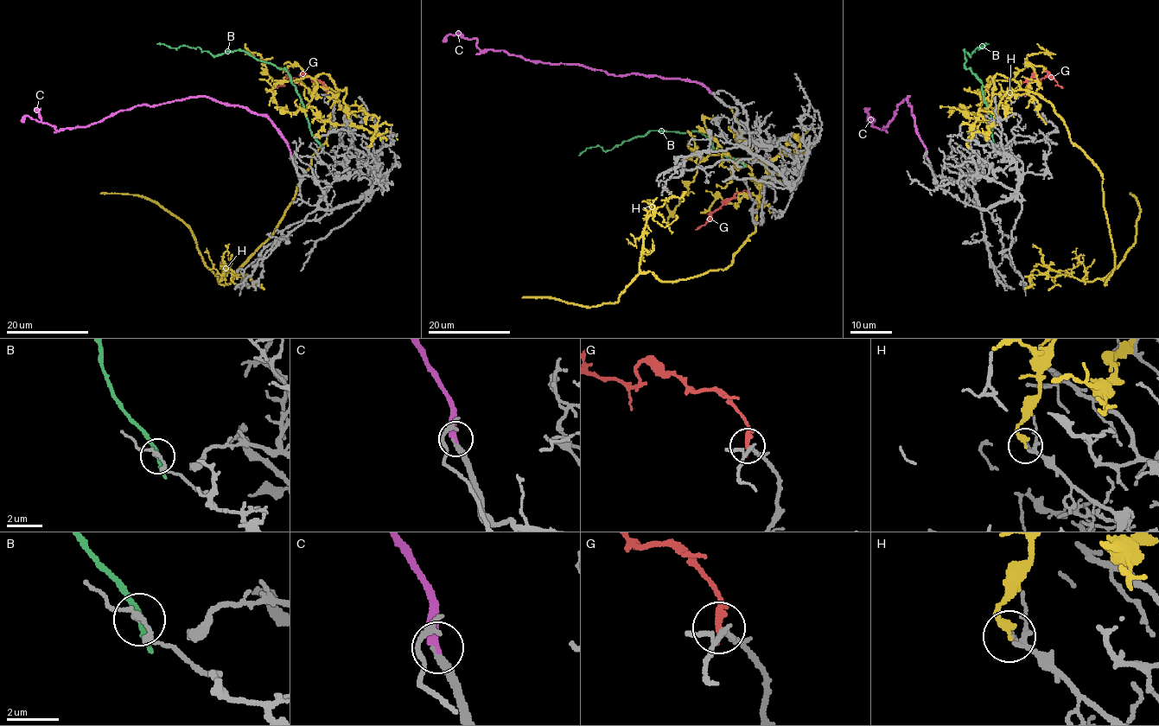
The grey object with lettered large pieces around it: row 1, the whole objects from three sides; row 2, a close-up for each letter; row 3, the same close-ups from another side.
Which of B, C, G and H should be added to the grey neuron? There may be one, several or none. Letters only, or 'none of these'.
C

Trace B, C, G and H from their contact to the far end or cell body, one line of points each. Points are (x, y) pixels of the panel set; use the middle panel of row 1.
B: (743, 165), (738, 159), (730, 160), (696, 131), (649, 130), (610, 149), (591, 147), (578, 155)
C: (714, 93), (688, 80), (608, 74), (577, 64), (481, 50), (475, 39), (459, 35), (448, 35), (442, 41)
G: (748, 192), (741, 192), (724, 201), (703, 226), (695, 229)
H: (791, 135), (799, 142), (765, 167), (755, 231), (724, 270), (671, 281), (639, 272), (599, 306), (522, 297)

